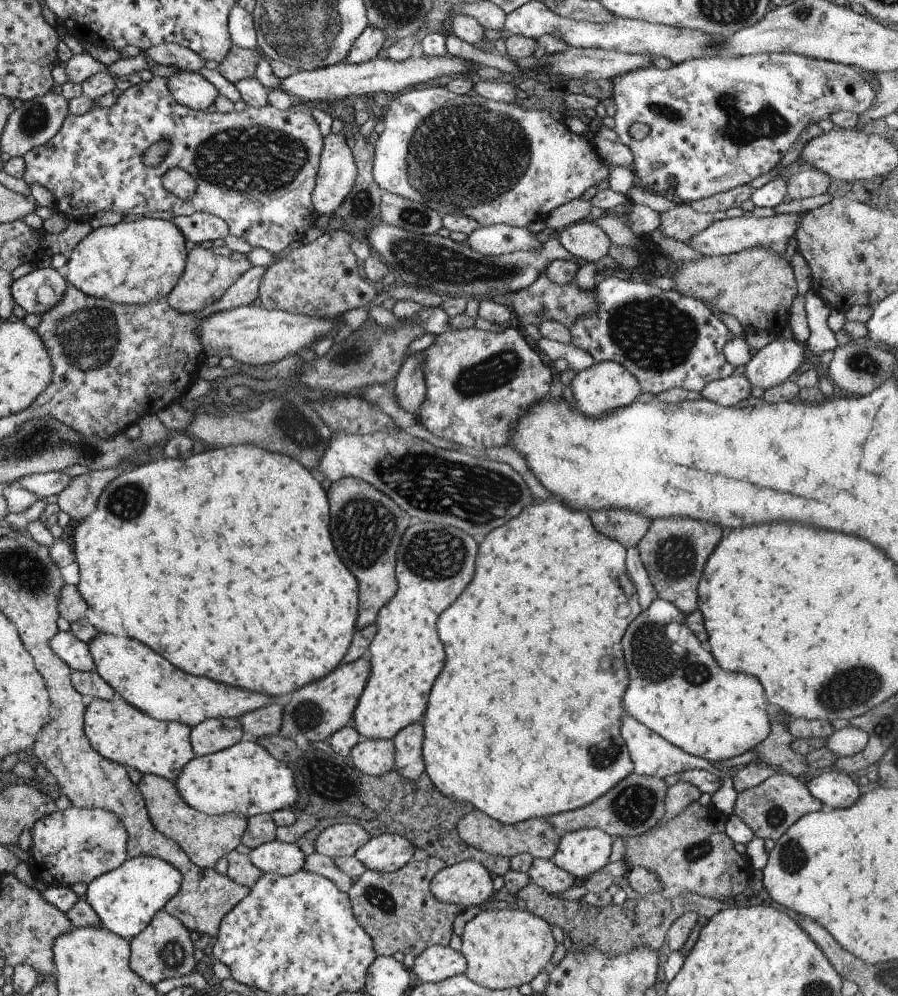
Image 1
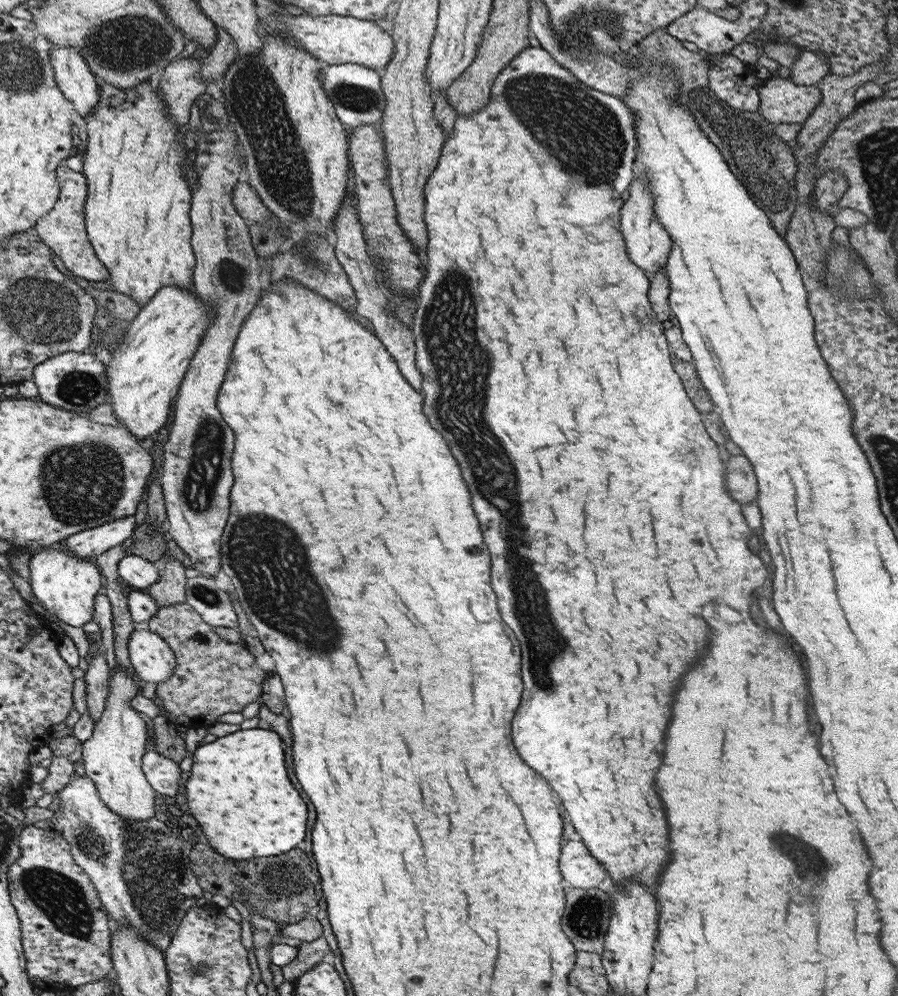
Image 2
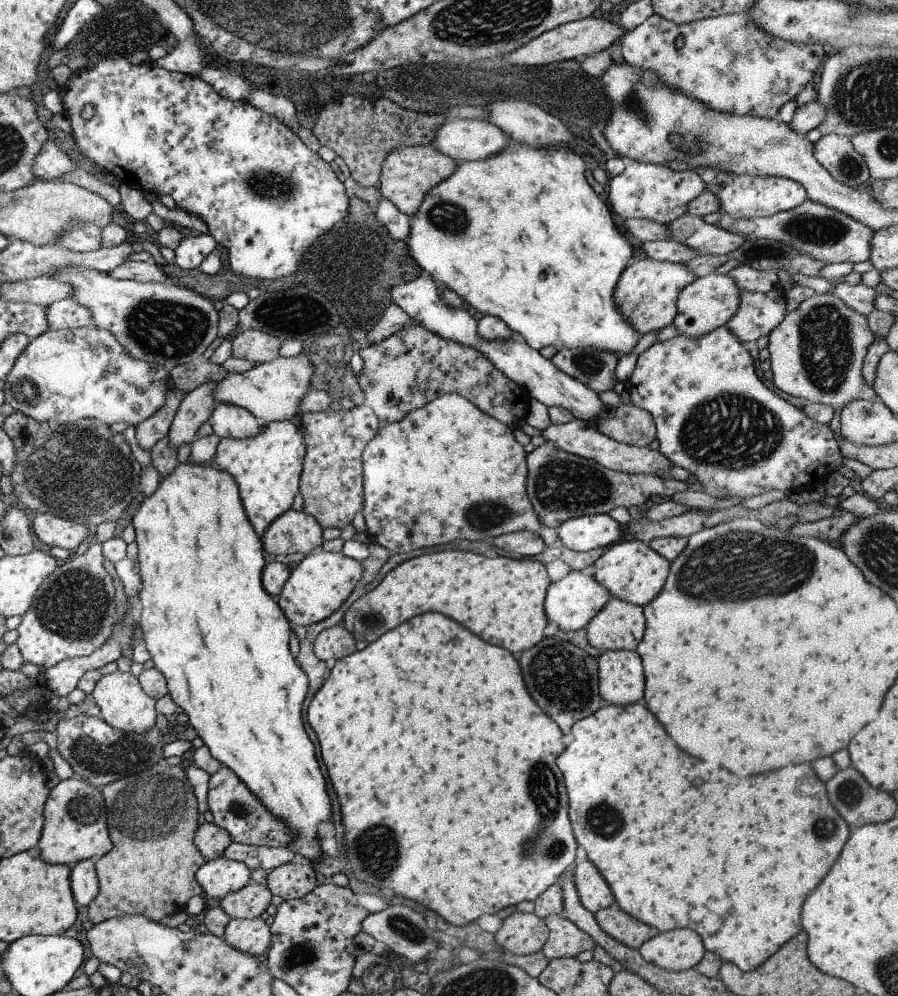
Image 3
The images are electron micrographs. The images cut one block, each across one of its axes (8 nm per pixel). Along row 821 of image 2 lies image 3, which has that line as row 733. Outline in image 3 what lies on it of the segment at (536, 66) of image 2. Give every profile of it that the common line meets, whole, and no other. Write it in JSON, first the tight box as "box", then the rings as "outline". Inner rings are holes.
{"box":[557,702,849,972],"outline":[[[643,702],[627,706],[603,703],[597,712],[578,720],[575,726],[571,726],[570,732],[573,740],[557,756],[557,766],[565,778],[573,838],[576,844],[579,844],[579,849],[585,850],[587,860],[599,870],[599,874],[603,876],[603,880],[607,882],[613,894],[614,903],[623,912],[643,924],[655,927],[659,933],[673,930],[673,928],[691,928],[701,936],[705,950],[715,952],[717,956],[723,958],[723,962],[732,962],[743,972],[751,972],[763,964],[769,956],[775,954],[775,950],[781,944],[785,944],[791,936],[799,932],[799,906],[803,904],[803,898],[827,874],[829,866],[835,862],[841,846],[845,844],[849,836],[849,830],[845,822],[839,818],[839,814],[833,810],[833,806],[829,804],[823,782],[819,782],[815,774],[811,772],[810,762],[813,760],[809,760],[807,764],[779,766],[775,770],[769,770],[769,774],[754,774],[754,776],[741,778],[737,774],[705,764],[681,752],[665,736],[663,726],[659,726],[659,722],[651,716],[651,712],[641,704]]]}

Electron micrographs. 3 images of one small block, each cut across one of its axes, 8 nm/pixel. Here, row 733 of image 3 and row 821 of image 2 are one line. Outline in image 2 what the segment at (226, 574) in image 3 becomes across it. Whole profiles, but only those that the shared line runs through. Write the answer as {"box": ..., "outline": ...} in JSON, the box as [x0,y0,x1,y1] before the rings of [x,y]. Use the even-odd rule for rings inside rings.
{"box":[185,727,305,860],"outline":[[[258,727],[239,729],[223,738],[207,738],[193,752],[193,764],[185,786],[185,804],[191,818],[197,820],[205,843],[217,854],[231,860],[249,860],[277,856],[297,846],[305,838],[305,802],[291,786],[285,766],[283,748],[275,732]]]}

